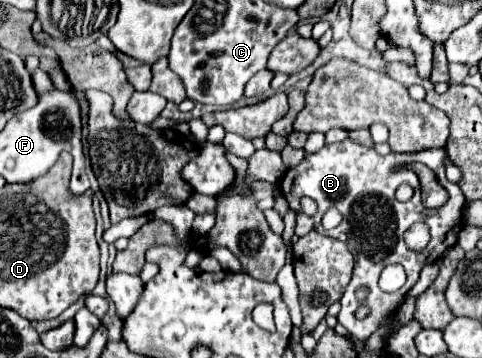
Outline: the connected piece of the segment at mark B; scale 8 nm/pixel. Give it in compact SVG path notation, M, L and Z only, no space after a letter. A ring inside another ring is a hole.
M350 138L342 140L342 142L334 142L334 144L326 144L322 150L314 152L314 154L306 154L302 158L302 162L294 168L288 168L286 174L280 180L280 194L288 200L290 210L296 214L296 226L294 226L294 234L296 236L306 236L308 232L320 232L324 236L330 238L338 238L342 240L348 250L354 254L354 274L350 280L350 286L346 288L340 304L340 314L338 314L338 322L348 328L356 338L360 338L362 342L366 342L366 338L380 326L382 318L386 314L392 312L392 308L404 298L404 294L416 284L420 270L426 264L432 264L440 258L440 254L444 254L444 250L448 250L448 246L454 246L458 242L458 232L464 226L464 208L466 208L466 198L460 190L458 184L452 184L450 180L446 180L444 176L444 150L442 148L432 148L432 150L420 150L420 154L396 154L390 152L386 156L378 154L374 148L366 148L360 146L356 142L352 142ZM402 162L422 162L428 168L432 168L432 172L436 174L436 180L450 192L450 198L444 206L428 210L420 204L420 180L412 170L398 170L398 172L390 172L396 164ZM400 184L410 184L414 188L414 196L408 202L398 202L396 200L396 188ZM302 196L310 196L316 200L318 204L318 212L316 216L306 216L300 208L300 198ZM328 208L338 208L342 214L342 222L332 228L332 230L324 230L322 228L322 214ZM416 222L424 222L430 228L430 242L424 250L420 252L412 252L406 248L404 244L404 232L416 224ZM358 264L370 264L370 278L368 278L368 286L370 294L368 300L358 302L354 298L354 292L358 288ZM388 264L402 264L406 274L408 274L408 284L404 284L398 292L384 292L378 286L378 278L384 266ZM360 306L368 306L370 314L362 321L356 318L356 310Z

